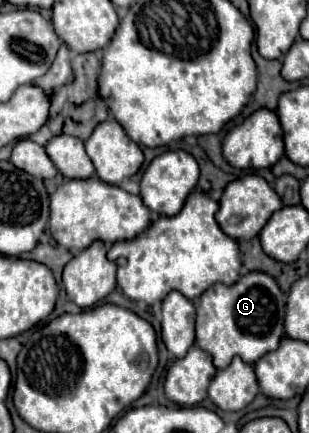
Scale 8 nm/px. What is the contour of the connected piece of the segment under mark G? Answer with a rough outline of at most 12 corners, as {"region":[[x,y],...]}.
{"region":[[264,271],[200,297],[196,343],[224,369],[274,351],[286,297]]}

